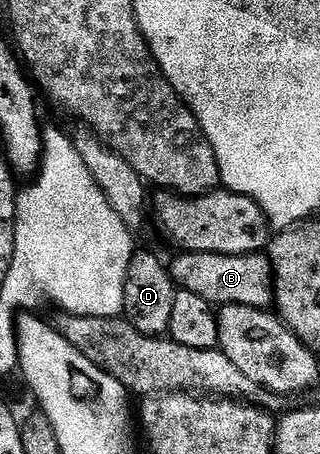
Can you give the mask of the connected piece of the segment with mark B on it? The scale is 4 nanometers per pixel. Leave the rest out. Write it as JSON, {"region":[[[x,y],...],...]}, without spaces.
{"region":[[[182,252],[179,258],[169,263],[170,278],[175,287],[187,290],[196,296],[208,300],[210,305],[221,308],[226,305],[247,305],[248,308],[266,310],[274,306],[274,274],[270,270],[270,260],[265,253],[224,256],[223,254],[192,254]]]}

